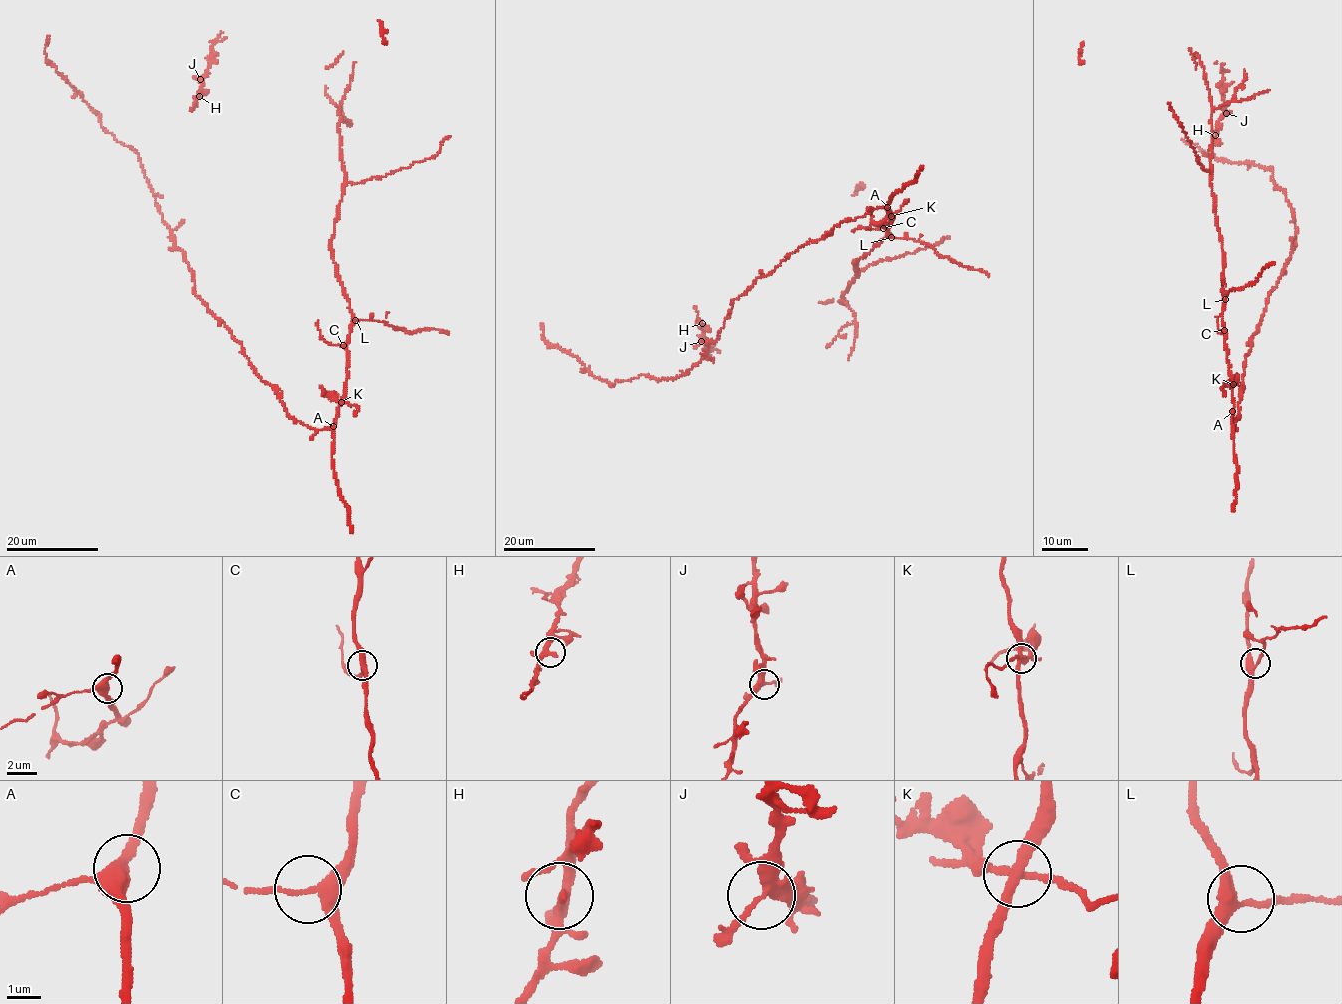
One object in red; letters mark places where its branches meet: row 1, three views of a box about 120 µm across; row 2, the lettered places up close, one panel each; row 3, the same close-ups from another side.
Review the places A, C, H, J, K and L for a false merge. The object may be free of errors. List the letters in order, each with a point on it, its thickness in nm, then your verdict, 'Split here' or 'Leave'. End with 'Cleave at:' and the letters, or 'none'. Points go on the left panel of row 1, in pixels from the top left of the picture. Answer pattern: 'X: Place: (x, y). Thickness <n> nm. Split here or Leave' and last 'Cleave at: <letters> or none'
A: Place: (333, 426). Thickness 360 nm. Leave
C: Place: (343, 345). Thickness 240 nm. Leave
H: Place: (199, 96). Thickness 280 nm. Leave
J: Place: (200, 79). Thickness 280 nm. Leave
K: Place: (341, 402). Thickness 280 nm. Split here
L: Place: (355, 320). Thickness 280 nm. Leave
Cleave at: K

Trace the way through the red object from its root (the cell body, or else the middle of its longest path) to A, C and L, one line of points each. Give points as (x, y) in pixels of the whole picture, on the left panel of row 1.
A: (307, 425), (320, 431), (333, 426)
C: (307, 425), (320, 431), (334, 423), (347, 376), (348, 352), (343, 345)
L: (307, 425), (320, 431), (334, 423), (345, 389), (349, 328), (355, 320)

